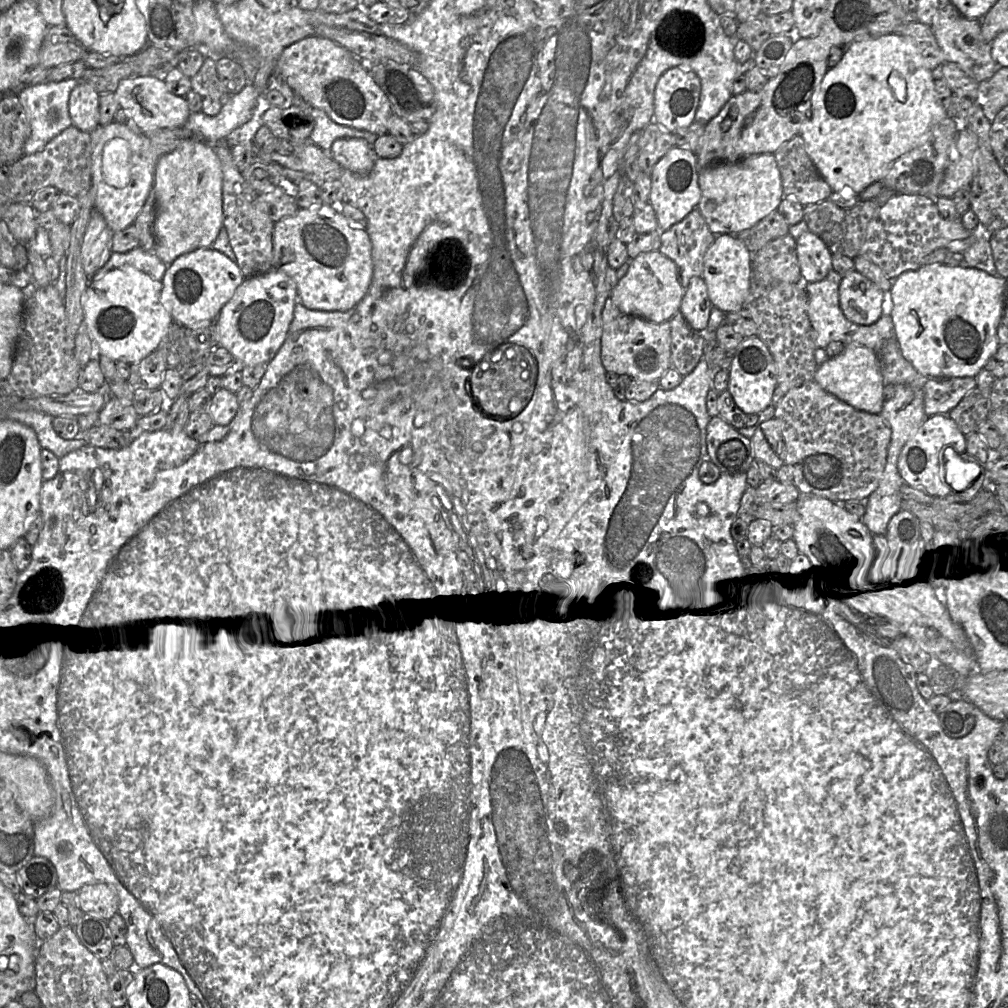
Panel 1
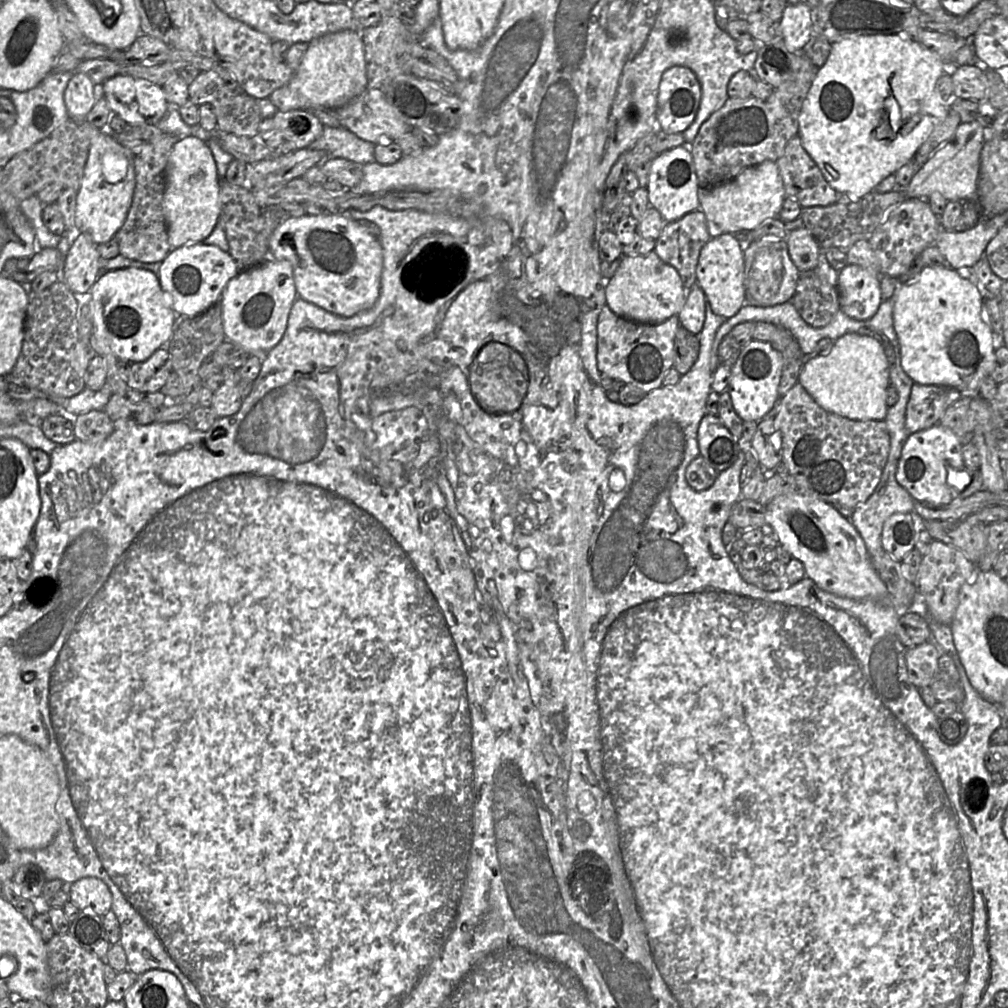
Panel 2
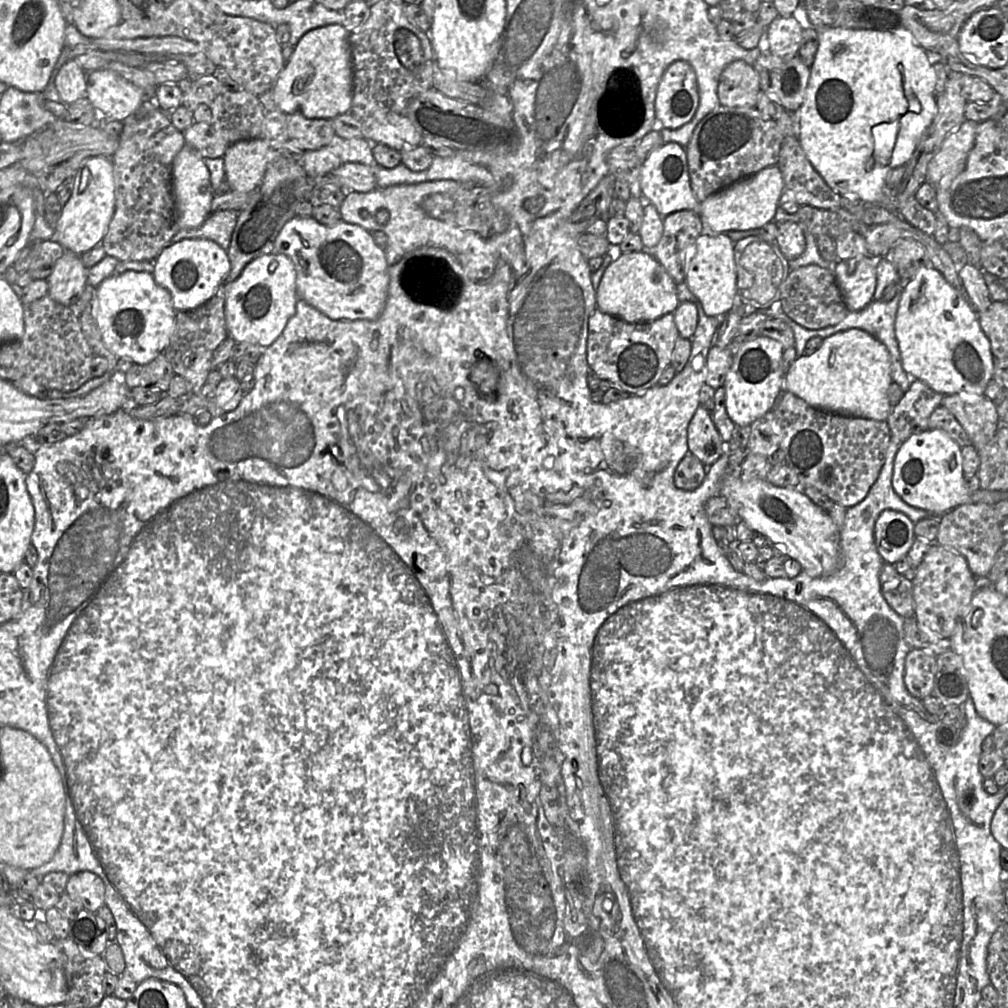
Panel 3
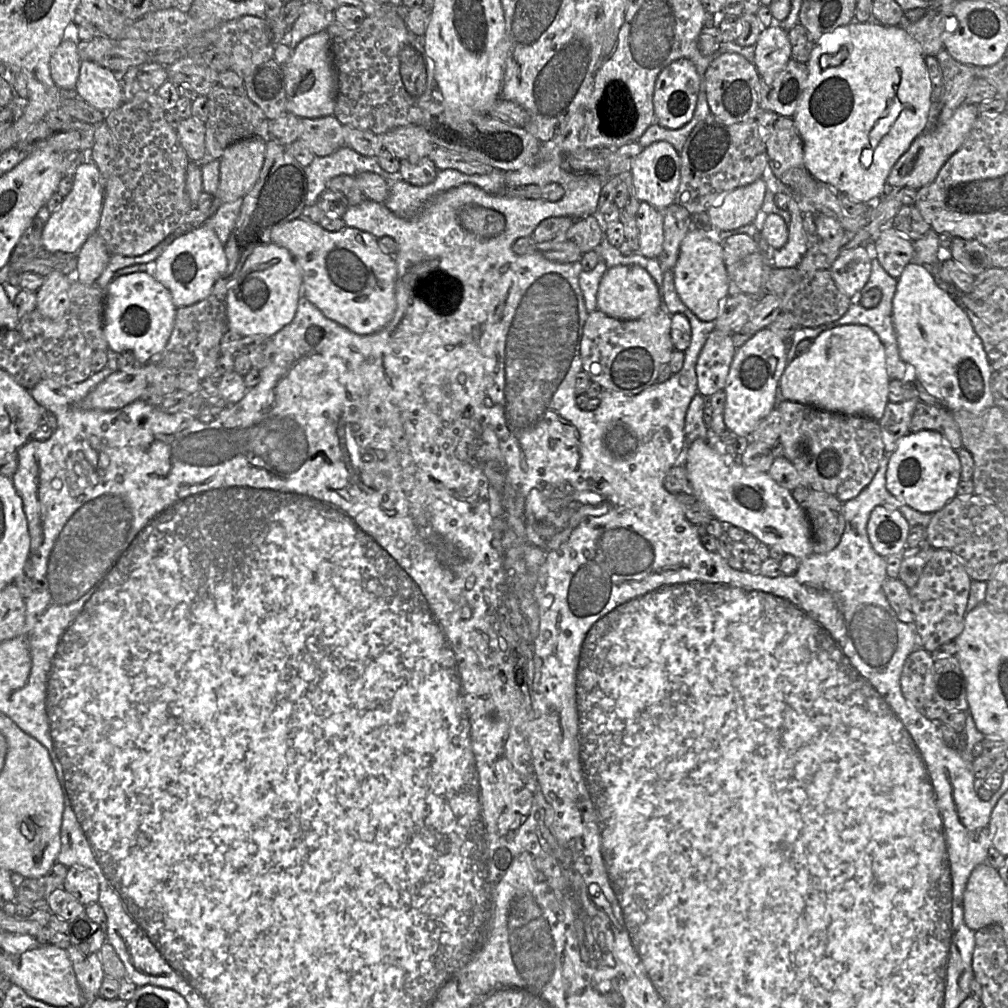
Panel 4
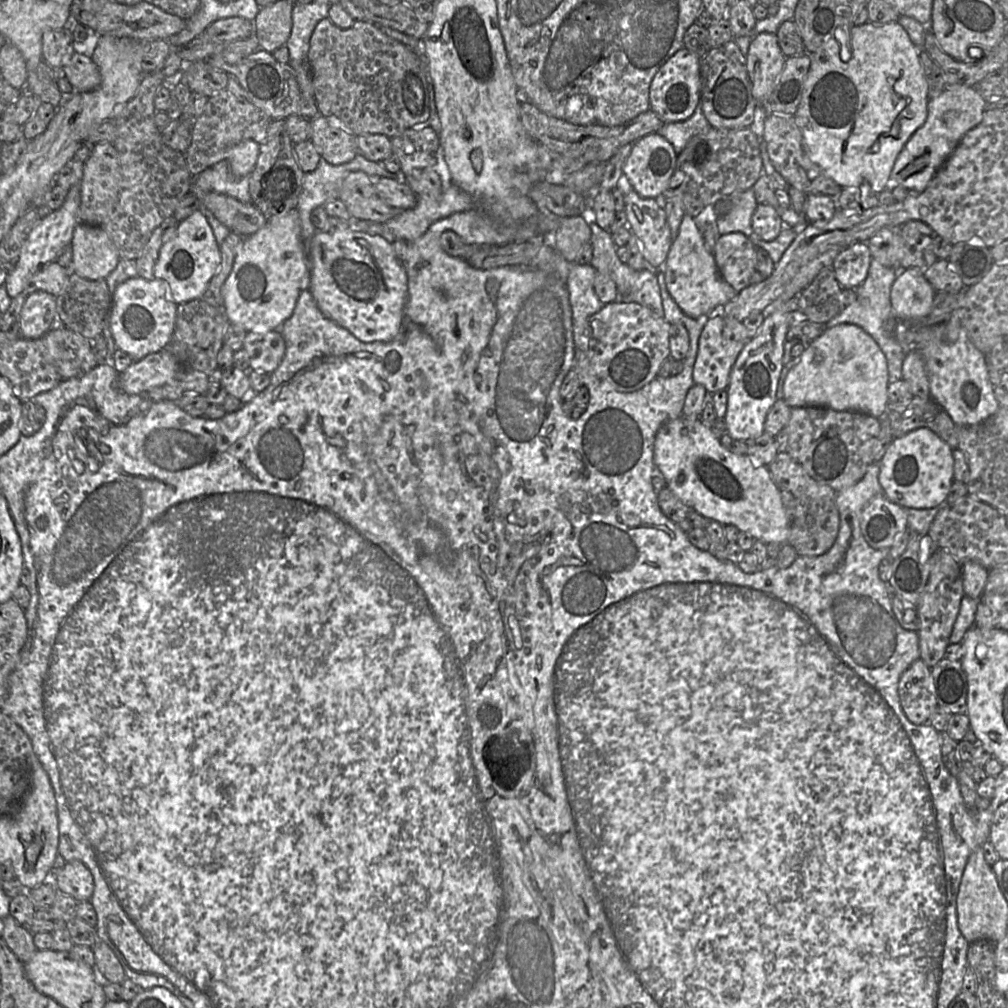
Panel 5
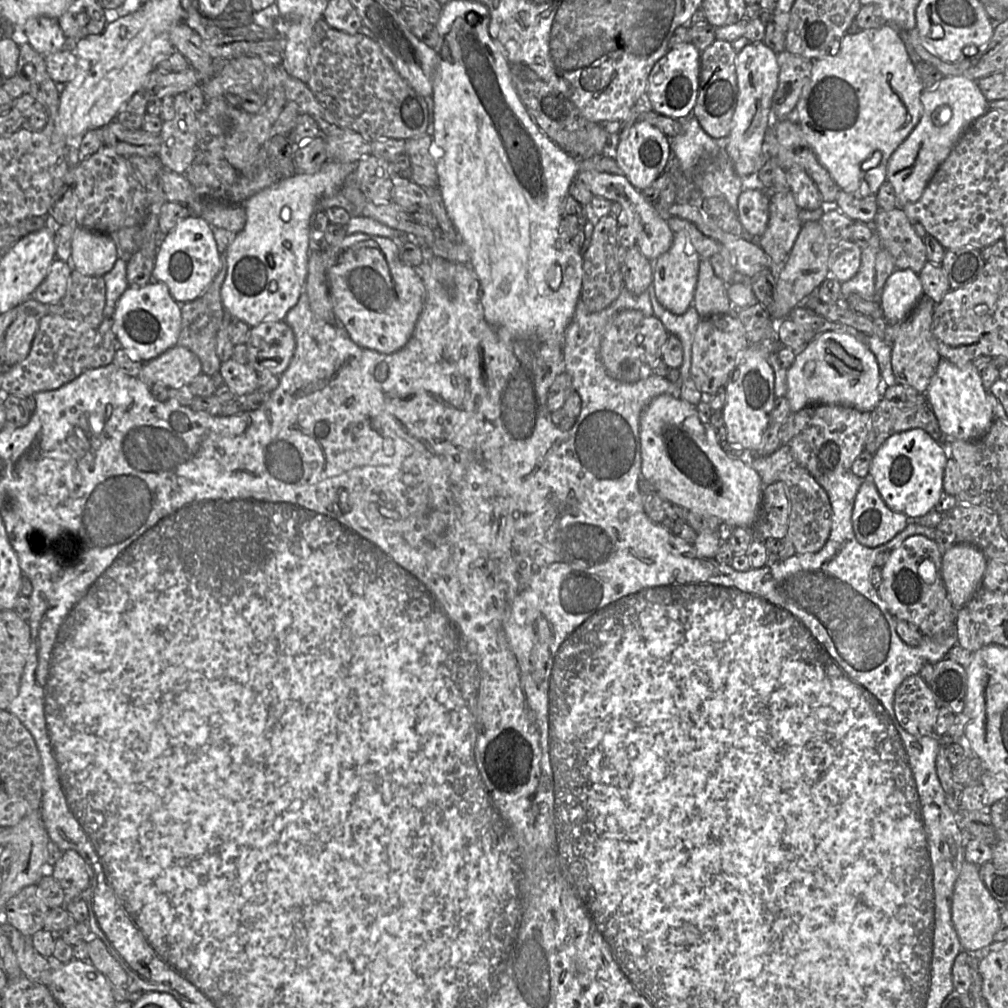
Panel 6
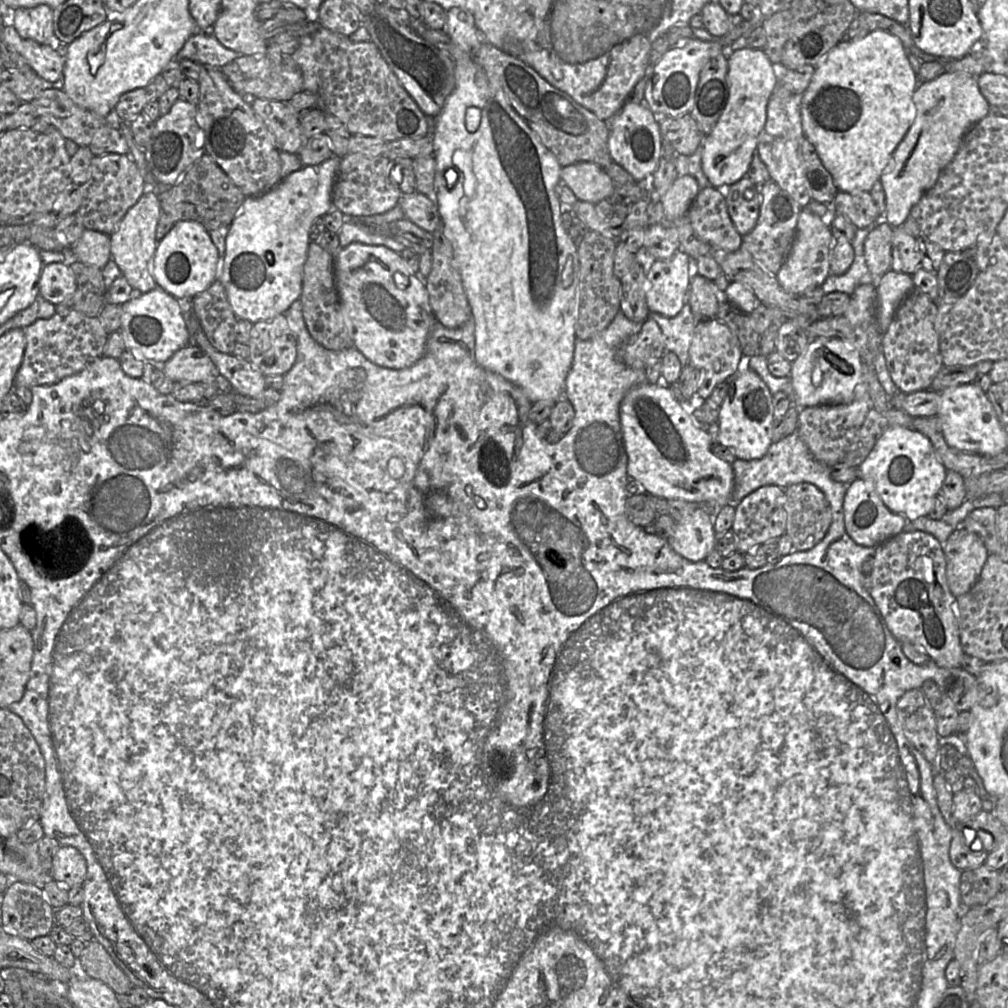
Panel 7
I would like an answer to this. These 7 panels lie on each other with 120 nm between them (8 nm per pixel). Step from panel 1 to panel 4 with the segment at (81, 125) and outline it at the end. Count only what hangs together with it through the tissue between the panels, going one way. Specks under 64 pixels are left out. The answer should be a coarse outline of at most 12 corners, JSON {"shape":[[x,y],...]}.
{"shape":[[64,39],[50,59],[60,89],[75,89],[80,71],[77,43]]}

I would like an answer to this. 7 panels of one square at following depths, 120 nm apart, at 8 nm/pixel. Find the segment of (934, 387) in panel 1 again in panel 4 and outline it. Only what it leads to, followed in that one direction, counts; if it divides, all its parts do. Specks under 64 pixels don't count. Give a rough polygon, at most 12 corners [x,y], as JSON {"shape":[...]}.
{"shape":[[907,364],[904,400],[888,402],[878,421],[886,454],[910,433],[920,402],[913,385],[914,367]]}

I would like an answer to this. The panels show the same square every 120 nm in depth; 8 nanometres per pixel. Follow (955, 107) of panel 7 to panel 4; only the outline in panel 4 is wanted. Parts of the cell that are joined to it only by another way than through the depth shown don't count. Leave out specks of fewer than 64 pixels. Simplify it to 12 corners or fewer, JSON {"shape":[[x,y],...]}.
{"shape":[[965,102],[919,135],[887,183],[916,190],[931,183],[961,147],[978,116]]}

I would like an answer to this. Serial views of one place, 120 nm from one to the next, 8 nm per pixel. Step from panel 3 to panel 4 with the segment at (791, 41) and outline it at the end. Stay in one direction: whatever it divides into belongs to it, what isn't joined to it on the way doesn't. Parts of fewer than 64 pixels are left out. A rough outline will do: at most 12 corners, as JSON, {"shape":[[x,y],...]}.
{"shape":[[763,28],[755,44],[761,77],[773,77],[791,60],[788,31]]}

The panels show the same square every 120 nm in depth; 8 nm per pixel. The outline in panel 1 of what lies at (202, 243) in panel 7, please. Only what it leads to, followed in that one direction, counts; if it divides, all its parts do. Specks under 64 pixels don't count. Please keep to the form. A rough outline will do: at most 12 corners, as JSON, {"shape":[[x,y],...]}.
{"shape":[[212,247],[167,265],[161,303],[174,323],[214,323],[245,279]]}

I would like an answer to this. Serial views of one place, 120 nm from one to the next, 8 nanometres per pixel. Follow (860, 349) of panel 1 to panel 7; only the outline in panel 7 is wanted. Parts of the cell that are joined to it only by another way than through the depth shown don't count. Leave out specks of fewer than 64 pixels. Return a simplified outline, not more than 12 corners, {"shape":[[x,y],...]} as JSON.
{"shape":[[811,338],[792,362],[792,404],[849,403],[863,382],[849,342]]}

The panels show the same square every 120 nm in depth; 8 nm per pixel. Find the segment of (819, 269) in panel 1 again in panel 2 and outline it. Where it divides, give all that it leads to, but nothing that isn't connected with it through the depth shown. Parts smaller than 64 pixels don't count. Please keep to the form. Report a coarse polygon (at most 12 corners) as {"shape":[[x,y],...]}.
{"shape":[[808,229],[788,232],[791,260],[799,271],[817,266],[821,248]]}

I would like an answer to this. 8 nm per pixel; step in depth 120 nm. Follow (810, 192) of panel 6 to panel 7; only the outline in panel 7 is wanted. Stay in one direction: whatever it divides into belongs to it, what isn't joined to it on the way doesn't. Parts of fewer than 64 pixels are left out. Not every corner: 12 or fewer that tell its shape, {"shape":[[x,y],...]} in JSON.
{"shape":[[778,82],[756,151],[801,208],[812,198],[803,94]]}

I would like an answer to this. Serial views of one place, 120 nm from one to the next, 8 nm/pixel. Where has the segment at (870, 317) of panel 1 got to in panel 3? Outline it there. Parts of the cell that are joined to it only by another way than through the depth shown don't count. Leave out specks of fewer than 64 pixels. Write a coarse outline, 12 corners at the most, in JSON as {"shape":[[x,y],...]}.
{"shape":[[876,257],[838,260],[832,271],[849,311],[874,300]]}

